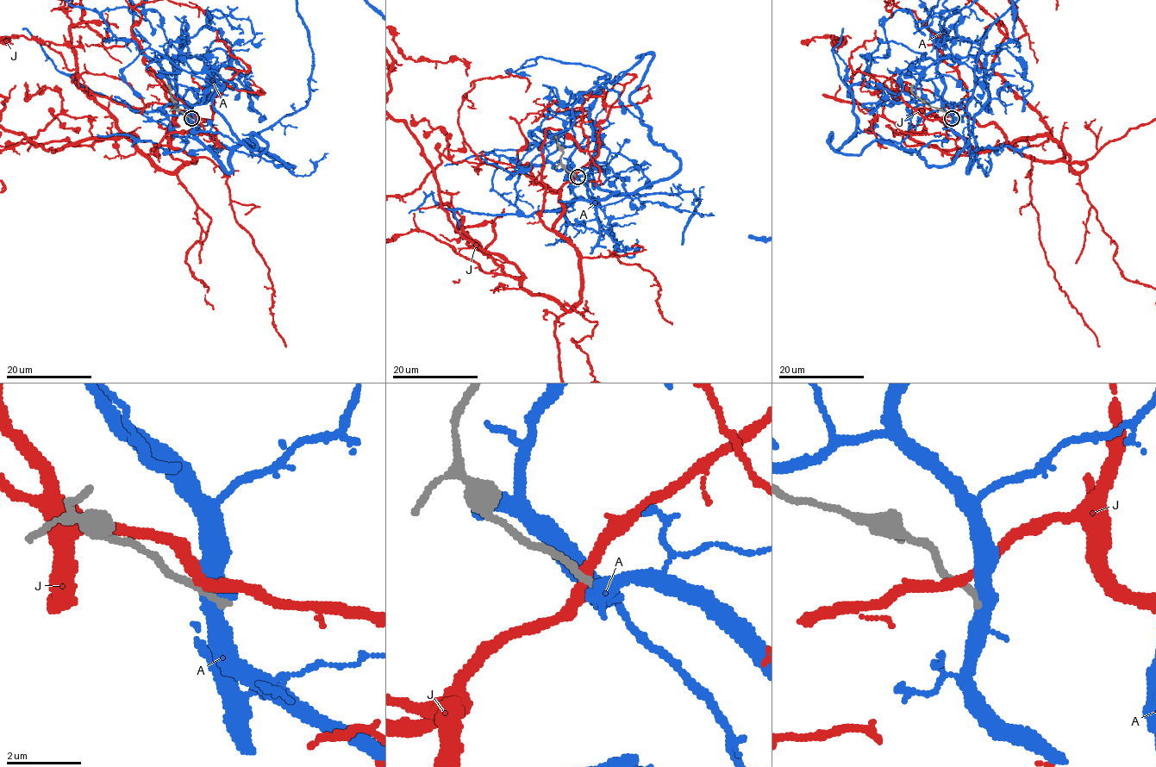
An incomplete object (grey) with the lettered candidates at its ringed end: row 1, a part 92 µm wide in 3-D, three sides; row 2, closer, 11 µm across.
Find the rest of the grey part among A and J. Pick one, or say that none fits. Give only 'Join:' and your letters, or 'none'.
Join: none

